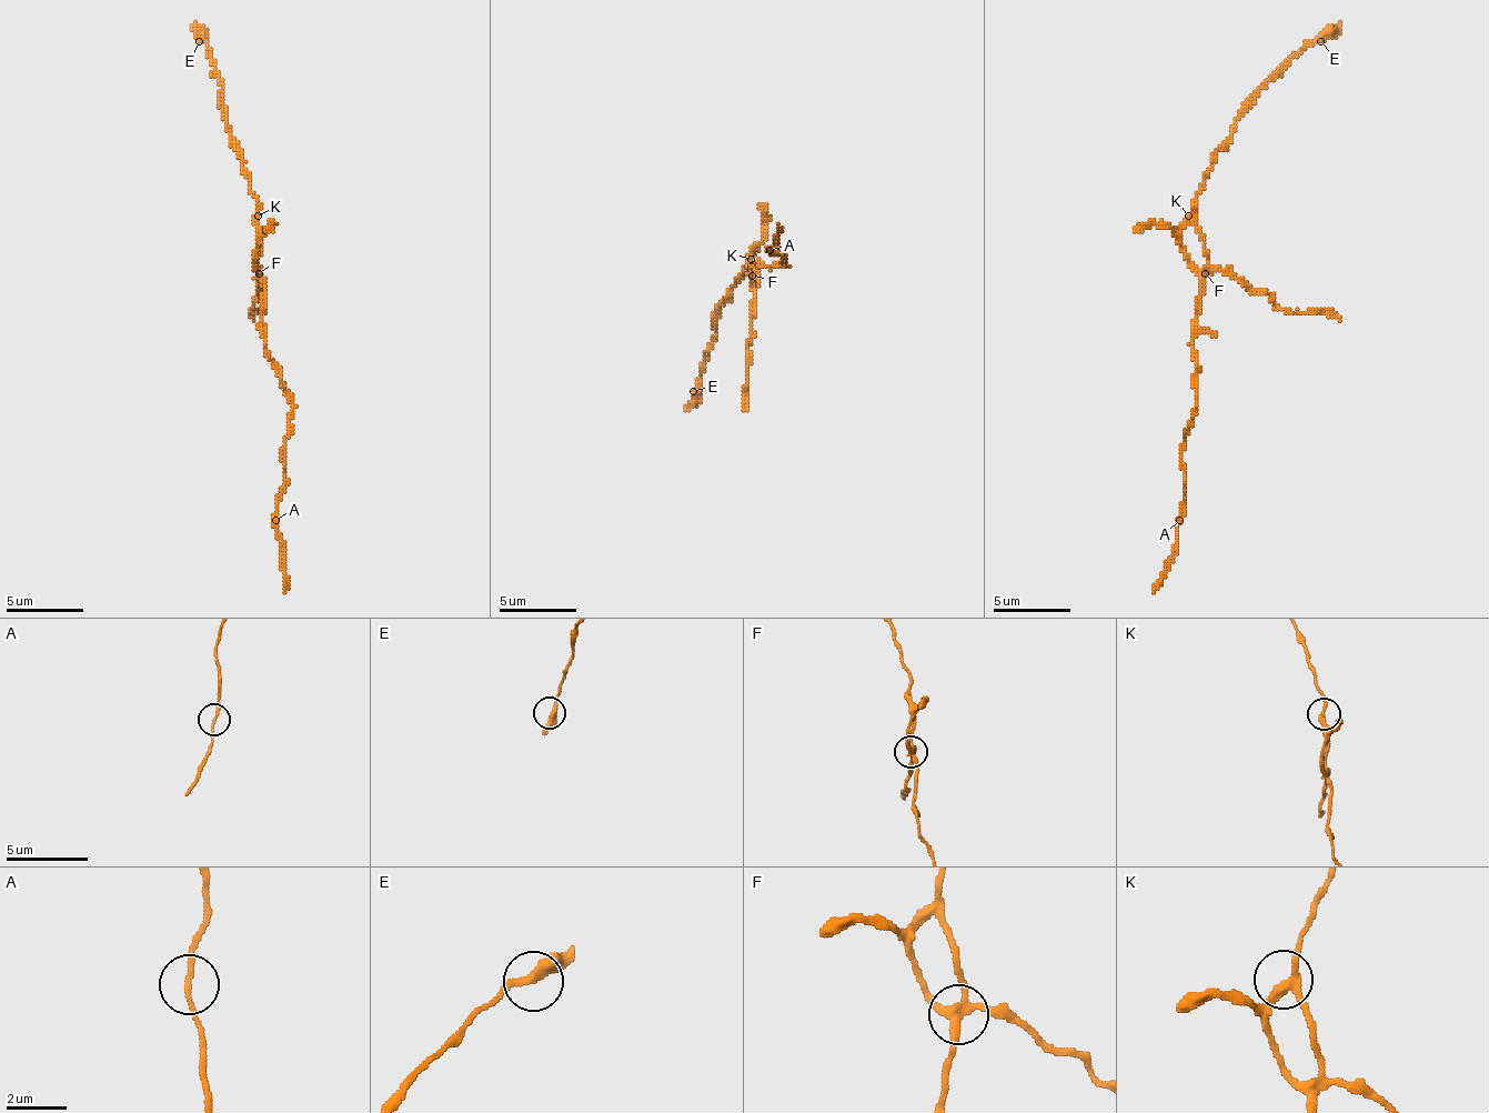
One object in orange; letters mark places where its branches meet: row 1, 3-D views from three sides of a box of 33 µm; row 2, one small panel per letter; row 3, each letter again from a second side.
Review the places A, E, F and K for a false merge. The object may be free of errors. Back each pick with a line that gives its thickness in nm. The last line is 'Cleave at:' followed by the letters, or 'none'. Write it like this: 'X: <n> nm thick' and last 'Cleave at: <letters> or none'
Cleave at: none

